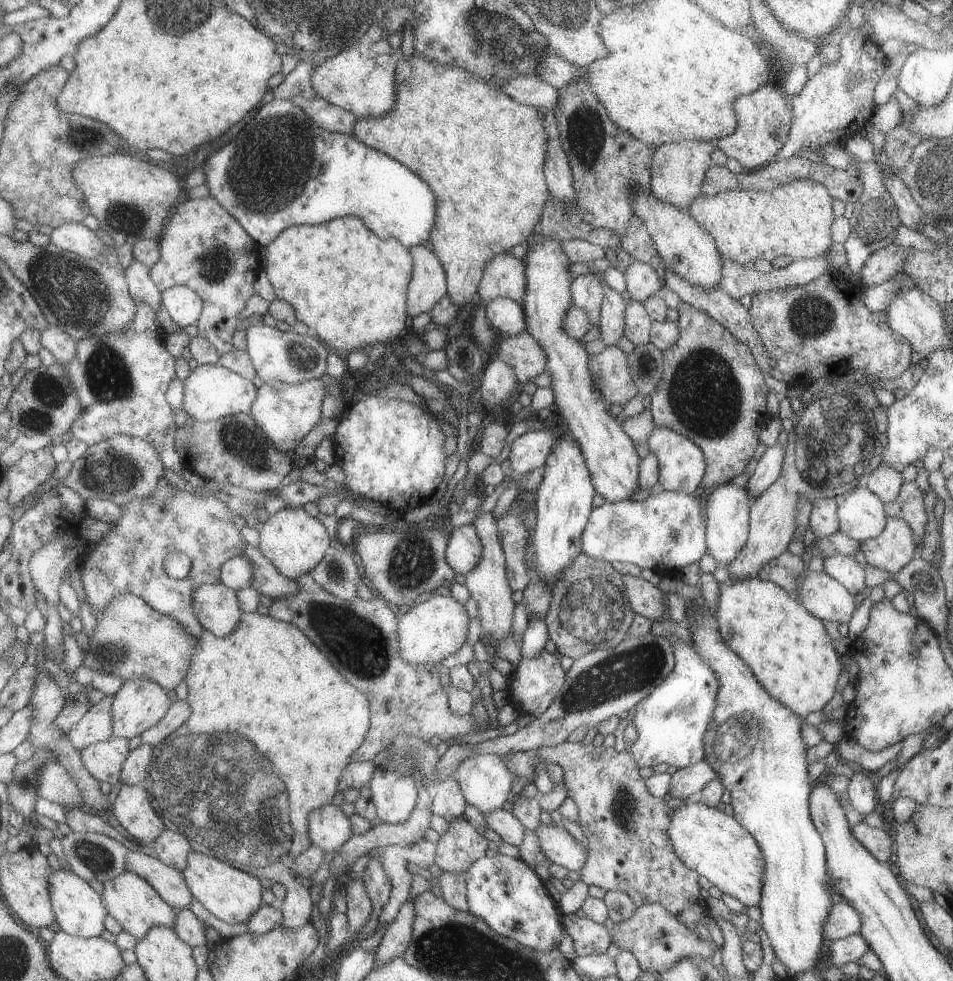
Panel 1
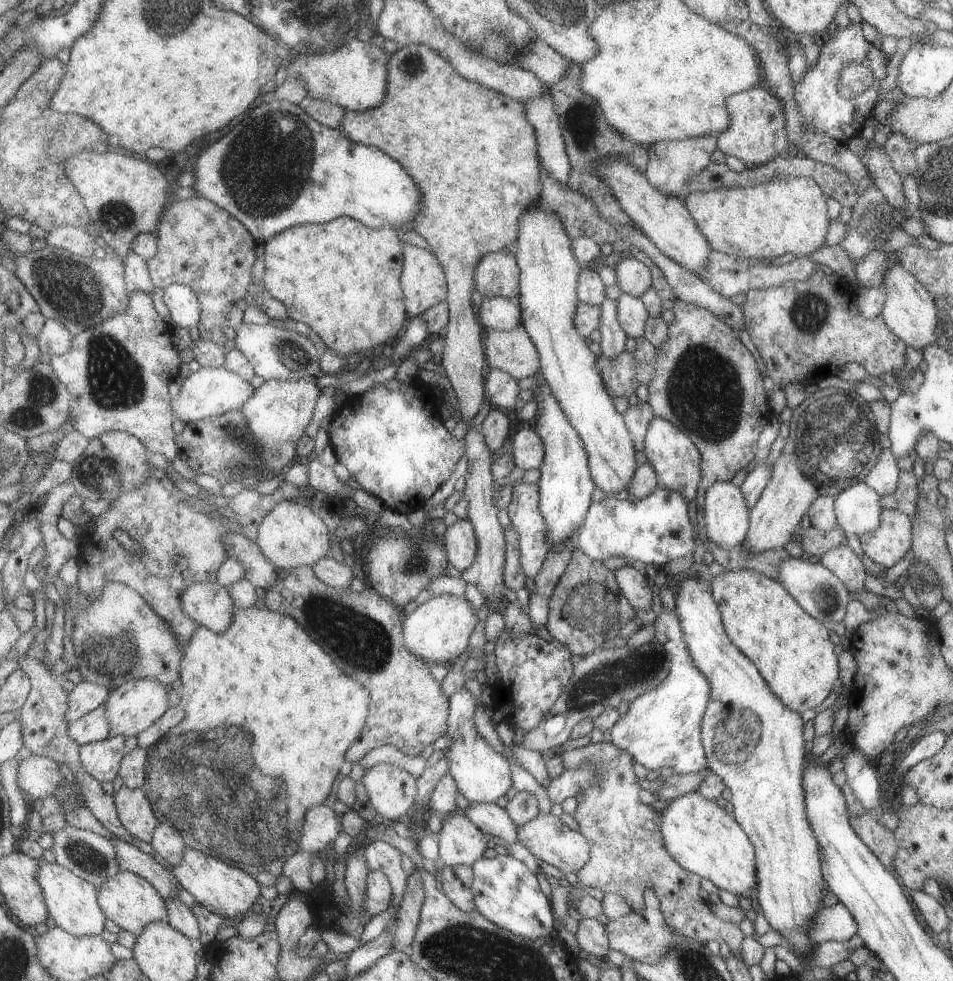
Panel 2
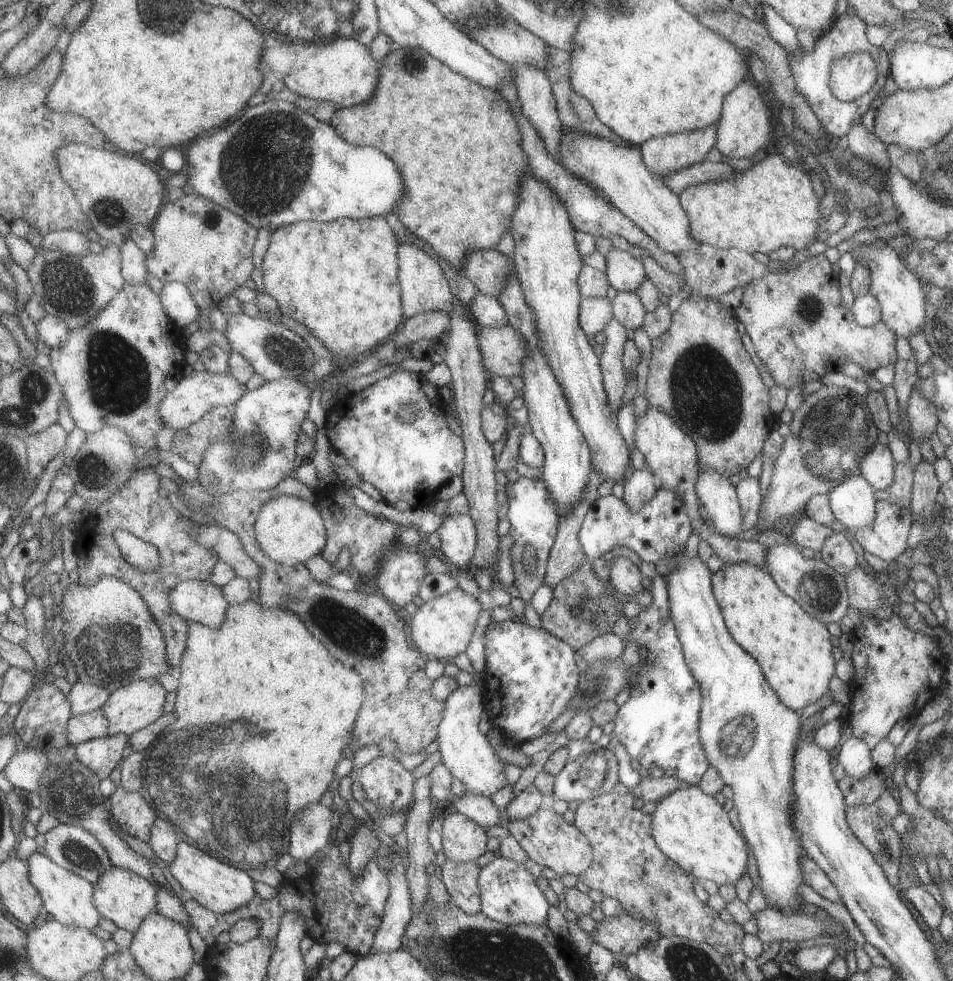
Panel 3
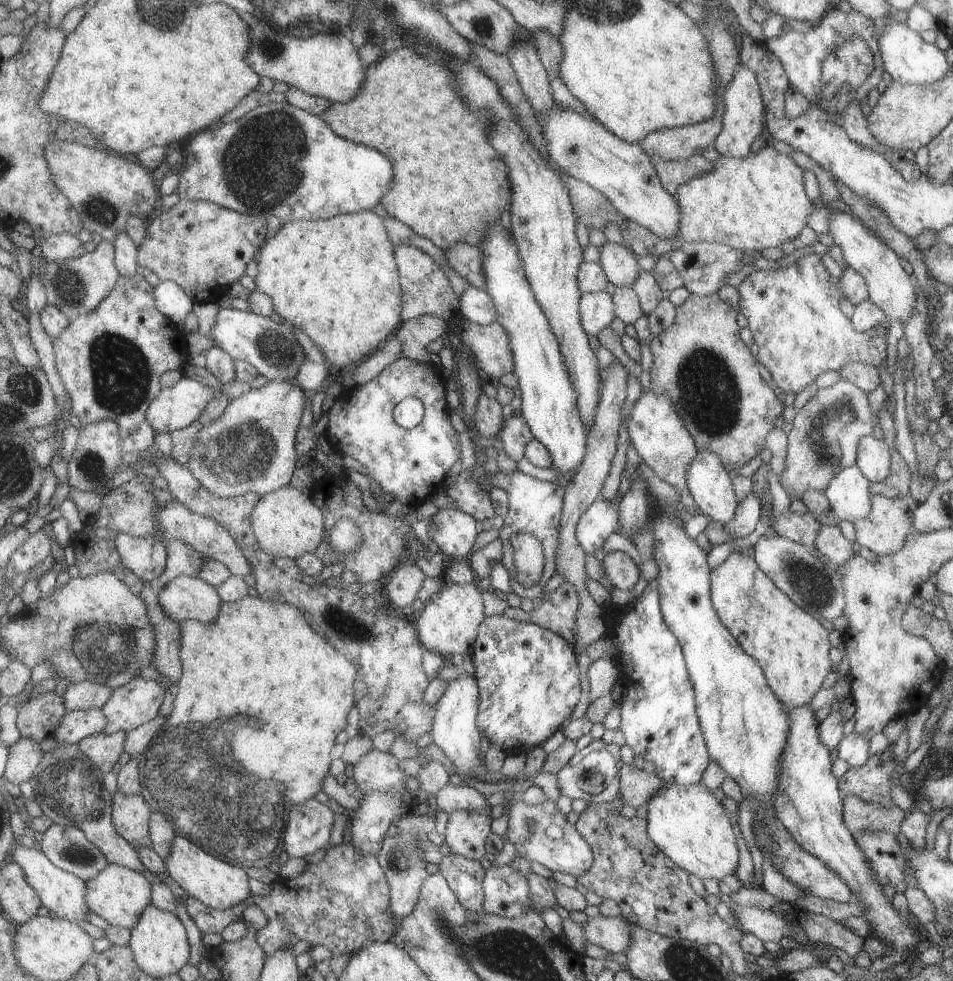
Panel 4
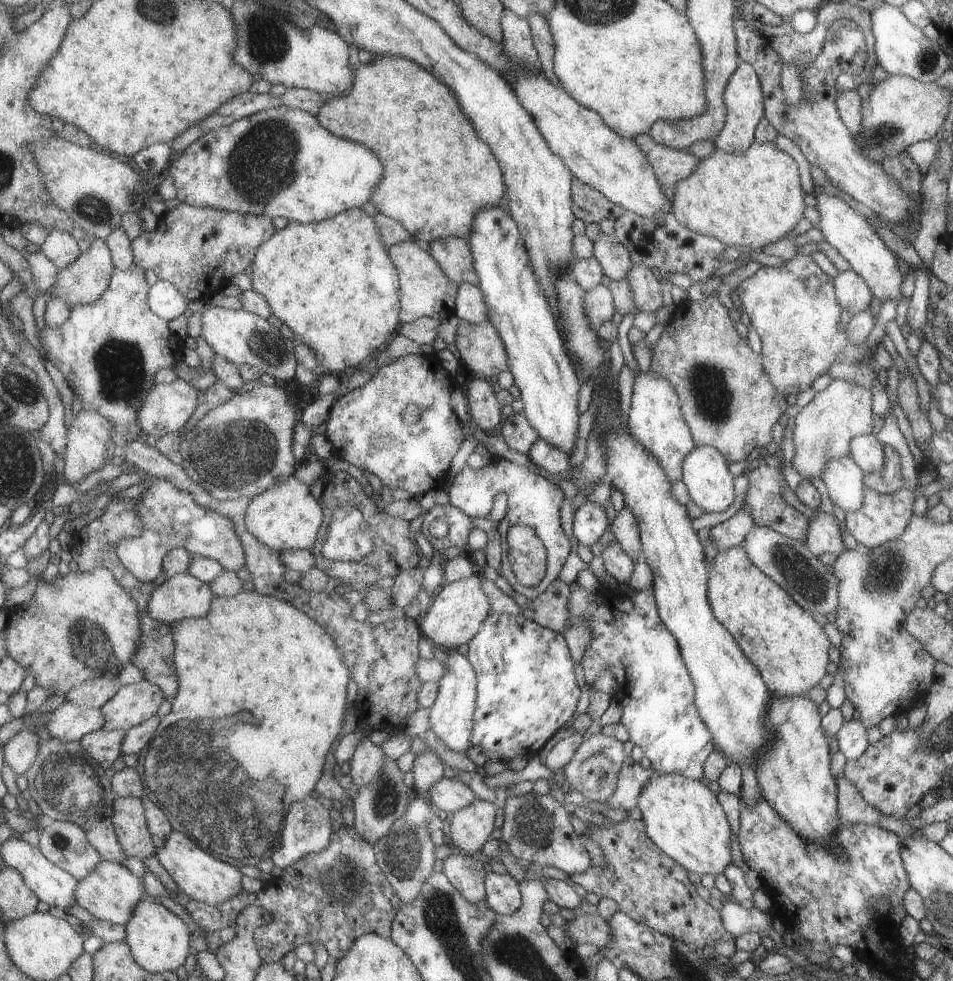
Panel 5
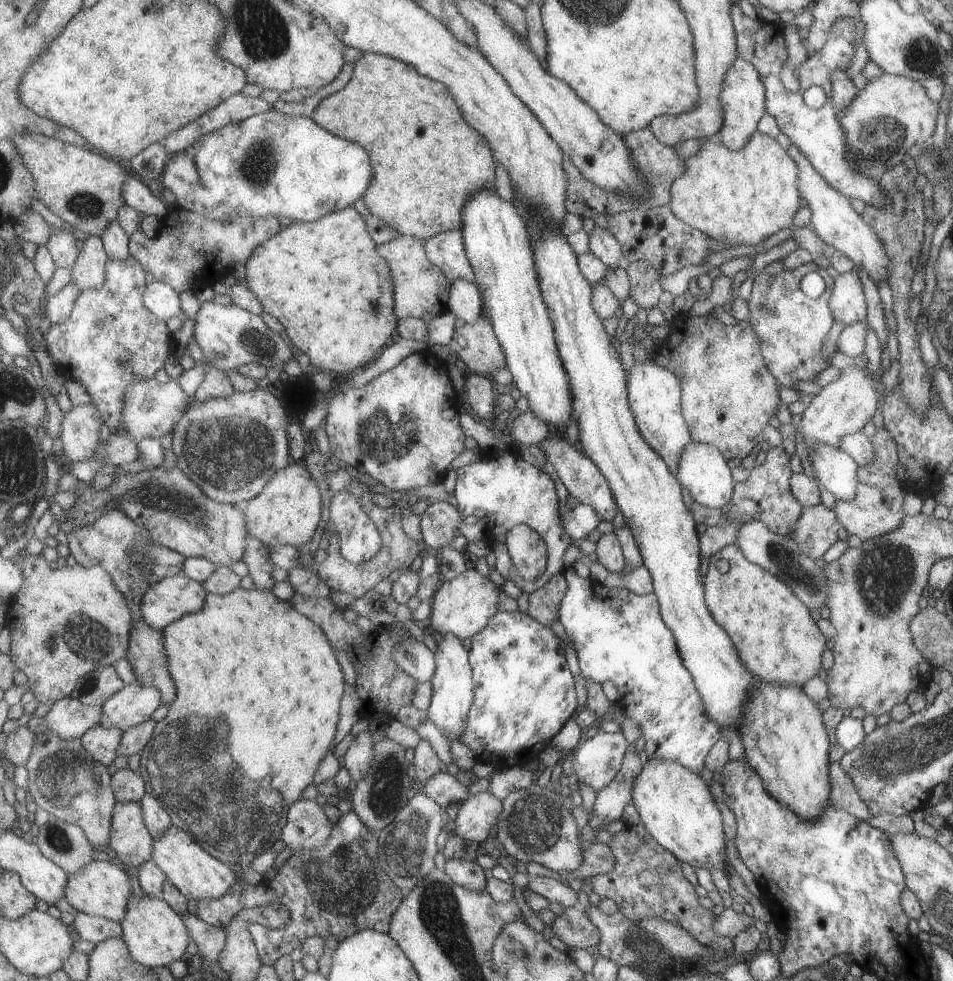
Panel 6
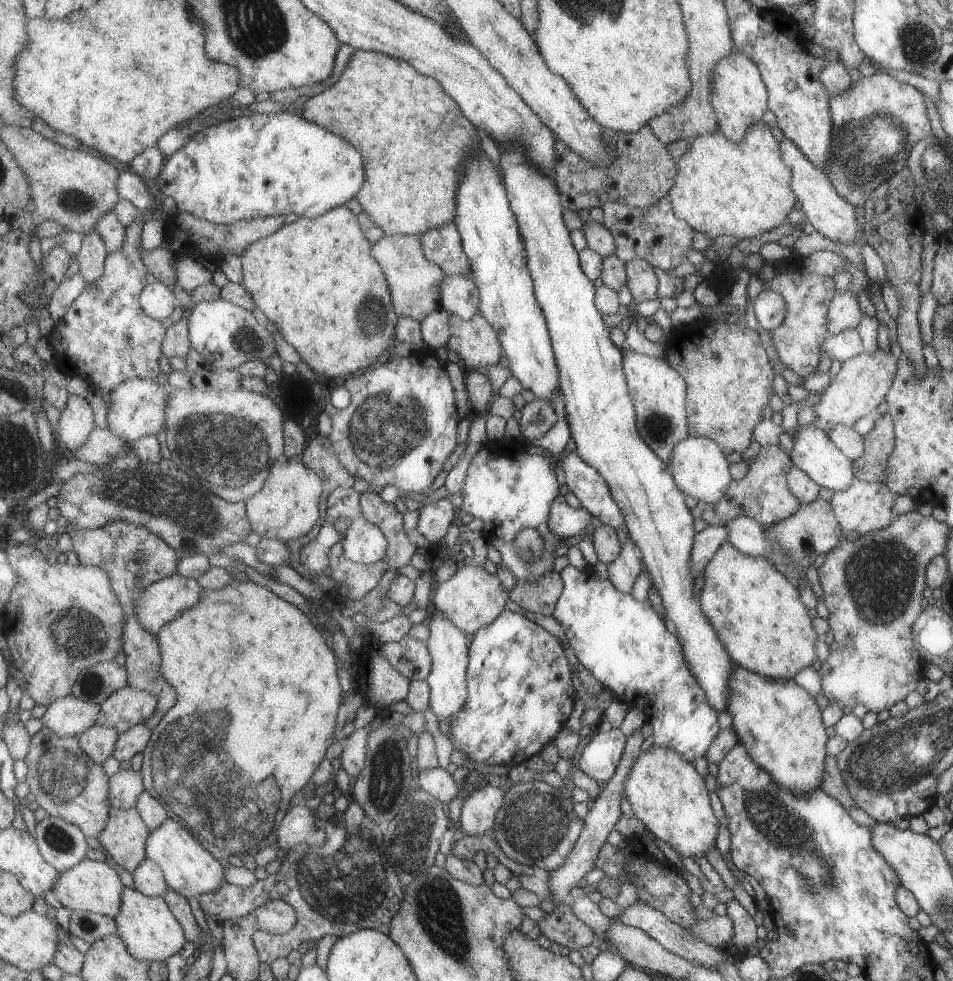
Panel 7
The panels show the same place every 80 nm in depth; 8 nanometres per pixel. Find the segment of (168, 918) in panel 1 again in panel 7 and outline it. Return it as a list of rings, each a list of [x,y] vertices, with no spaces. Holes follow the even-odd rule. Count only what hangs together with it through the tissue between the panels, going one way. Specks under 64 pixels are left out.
[[[83,859],[72,869],[66,870],[59,875],[54,886],[55,895],[63,906],[74,911],[89,911],[102,915],[111,915],[116,918],[119,914],[124,888],[117,870],[109,866],[106,861]]]

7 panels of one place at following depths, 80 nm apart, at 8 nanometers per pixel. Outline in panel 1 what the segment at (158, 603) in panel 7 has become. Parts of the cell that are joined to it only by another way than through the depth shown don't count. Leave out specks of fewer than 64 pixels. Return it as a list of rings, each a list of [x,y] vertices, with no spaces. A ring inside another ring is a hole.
[[[225,583],[201,585],[192,600],[201,624],[218,637],[229,636],[243,616],[238,594]]]

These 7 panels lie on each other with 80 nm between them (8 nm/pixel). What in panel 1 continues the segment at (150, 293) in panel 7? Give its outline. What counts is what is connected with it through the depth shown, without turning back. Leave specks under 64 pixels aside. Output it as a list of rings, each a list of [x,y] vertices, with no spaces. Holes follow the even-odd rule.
[[[185,284],[172,285],[162,292],[163,305],[169,317],[181,328],[196,325],[204,311],[202,296]]]

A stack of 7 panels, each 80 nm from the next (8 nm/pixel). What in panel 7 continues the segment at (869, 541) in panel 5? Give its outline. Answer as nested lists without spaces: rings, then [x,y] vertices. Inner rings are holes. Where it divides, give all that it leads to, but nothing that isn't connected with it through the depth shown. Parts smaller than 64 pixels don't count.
[[[853,477],[845,490],[833,491],[830,505],[840,527],[848,533],[860,535],[864,532],[886,527],[892,522],[893,517],[898,515],[893,511],[891,512],[891,505],[896,497],[886,484],[870,483]]]

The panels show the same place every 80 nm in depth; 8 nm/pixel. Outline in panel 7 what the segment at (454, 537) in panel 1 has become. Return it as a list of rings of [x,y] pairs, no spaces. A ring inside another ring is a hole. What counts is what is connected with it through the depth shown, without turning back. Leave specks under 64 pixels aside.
[[[446,498],[428,500],[421,504],[417,516],[417,532],[433,544],[441,538],[453,520],[453,506]]]

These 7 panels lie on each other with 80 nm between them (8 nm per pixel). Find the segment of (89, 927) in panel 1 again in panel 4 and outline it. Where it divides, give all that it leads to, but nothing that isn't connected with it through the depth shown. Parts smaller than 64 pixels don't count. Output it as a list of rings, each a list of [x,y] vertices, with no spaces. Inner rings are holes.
[[[16,844],[11,850],[9,862],[20,864],[28,876],[29,884],[39,893],[42,904],[57,916],[73,922],[85,920],[87,912],[91,912],[87,902],[88,884],[76,874],[71,874],[53,864],[42,849]]]

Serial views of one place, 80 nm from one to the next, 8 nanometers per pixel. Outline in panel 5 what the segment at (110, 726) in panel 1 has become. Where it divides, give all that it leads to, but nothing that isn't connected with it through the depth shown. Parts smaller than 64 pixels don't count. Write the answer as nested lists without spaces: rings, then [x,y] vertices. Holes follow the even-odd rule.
[[[65,700],[52,714],[48,724],[49,733],[62,741],[81,741],[90,732],[103,729],[105,715],[102,709],[86,709]]]

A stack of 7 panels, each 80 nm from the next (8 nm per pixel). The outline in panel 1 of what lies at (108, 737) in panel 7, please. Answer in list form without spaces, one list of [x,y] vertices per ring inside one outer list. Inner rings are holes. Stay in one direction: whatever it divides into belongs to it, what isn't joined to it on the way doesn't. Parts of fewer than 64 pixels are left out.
[[[113,736],[109,740],[90,744],[81,750],[91,776],[111,785],[122,783],[124,762],[131,751],[129,739]]]

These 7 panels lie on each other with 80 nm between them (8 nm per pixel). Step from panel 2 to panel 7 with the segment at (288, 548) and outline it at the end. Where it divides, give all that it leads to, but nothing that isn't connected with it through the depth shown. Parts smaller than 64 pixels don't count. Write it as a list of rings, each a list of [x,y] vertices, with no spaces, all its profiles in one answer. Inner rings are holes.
[[[301,459],[277,461],[261,490],[246,500],[253,531],[261,538],[279,538],[285,543],[307,534],[319,520],[321,491],[320,474]]]

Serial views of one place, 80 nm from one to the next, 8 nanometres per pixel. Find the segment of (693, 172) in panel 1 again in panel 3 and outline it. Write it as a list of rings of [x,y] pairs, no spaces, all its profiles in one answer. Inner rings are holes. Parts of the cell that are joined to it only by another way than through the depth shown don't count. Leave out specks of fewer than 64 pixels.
[[[713,123],[697,130],[651,137],[640,143],[638,147],[646,167],[662,178],[664,174],[675,172],[677,169],[695,164],[703,159],[705,153],[716,142],[716,132],[716,124]]]

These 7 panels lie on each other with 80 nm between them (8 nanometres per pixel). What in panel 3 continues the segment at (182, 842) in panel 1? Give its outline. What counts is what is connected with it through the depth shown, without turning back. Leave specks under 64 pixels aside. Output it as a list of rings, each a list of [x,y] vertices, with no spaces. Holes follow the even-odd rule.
[[[158,816],[152,826],[150,840],[157,857],[171,864],[176,859],[178,844],[182,839],[172,822],[169,822],[164,816]]]

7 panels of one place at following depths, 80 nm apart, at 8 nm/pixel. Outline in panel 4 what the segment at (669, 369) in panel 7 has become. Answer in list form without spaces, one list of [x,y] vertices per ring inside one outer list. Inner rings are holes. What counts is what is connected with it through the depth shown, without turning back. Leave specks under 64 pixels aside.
[[[651,389],[640,392],[639,397],[630,408],[626,420],[630,445],[635,448],[642,462],[663,482],[674,486],[679,493],[679,504],[687,517],[699,514],[695,501],[687,488],[687,470],[699,450],[691,433],[685,428],[684,421],[676,412],[675,405],[666,394],[654,393]]]

